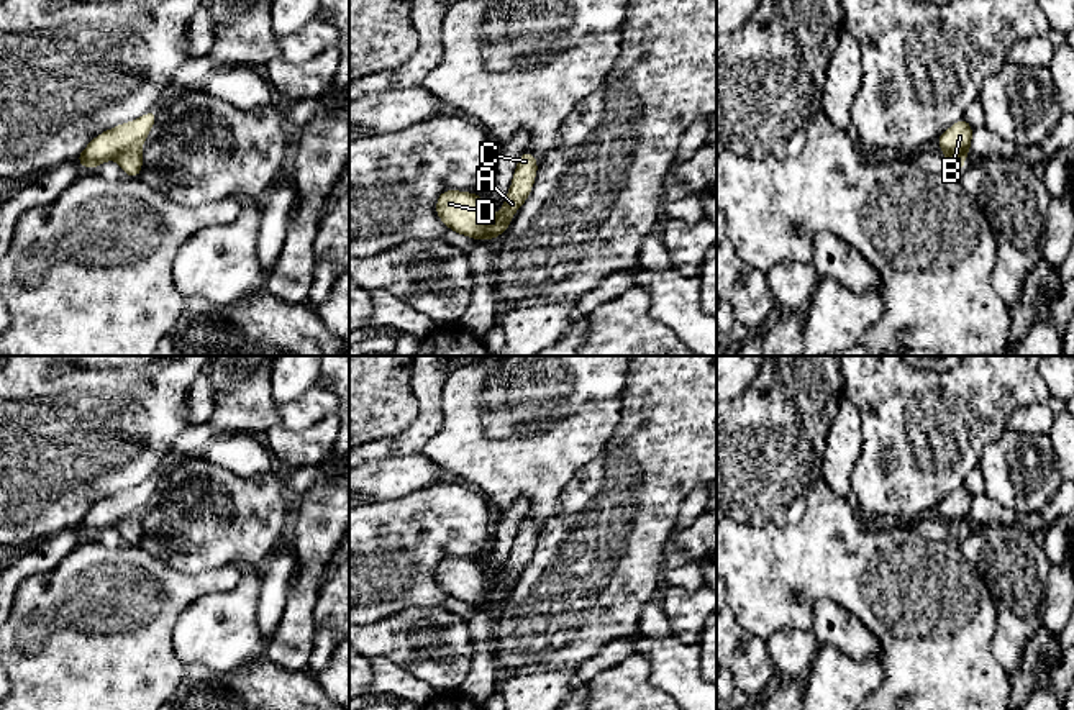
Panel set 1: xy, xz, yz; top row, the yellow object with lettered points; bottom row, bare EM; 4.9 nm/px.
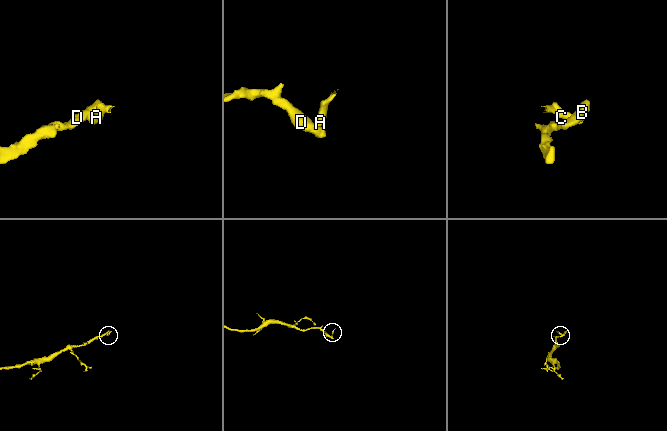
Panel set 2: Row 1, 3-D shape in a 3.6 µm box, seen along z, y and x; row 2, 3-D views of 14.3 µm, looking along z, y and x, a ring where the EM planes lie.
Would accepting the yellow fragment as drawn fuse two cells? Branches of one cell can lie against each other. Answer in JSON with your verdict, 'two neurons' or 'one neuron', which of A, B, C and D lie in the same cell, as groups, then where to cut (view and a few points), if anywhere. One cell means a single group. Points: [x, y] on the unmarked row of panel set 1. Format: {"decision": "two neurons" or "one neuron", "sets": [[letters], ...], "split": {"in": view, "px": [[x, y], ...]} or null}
{"decision": "two neurons", "sets": [["A", "C"], ["B", "D"]], "split": {"in": "xy", "px": [[138, 515], [130, 515], [115, 525]]}}

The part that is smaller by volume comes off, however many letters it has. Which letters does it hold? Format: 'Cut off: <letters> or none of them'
Cut off: A, C

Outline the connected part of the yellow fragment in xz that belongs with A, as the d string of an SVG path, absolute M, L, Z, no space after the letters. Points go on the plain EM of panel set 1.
M523 518L518 525L513 548L507 564L503 566L503 576L492 584L490 598L502 602L507 598L513 587L513 579L520 577L528 562L531 561L533 549L538 541L538 528L531 518Z

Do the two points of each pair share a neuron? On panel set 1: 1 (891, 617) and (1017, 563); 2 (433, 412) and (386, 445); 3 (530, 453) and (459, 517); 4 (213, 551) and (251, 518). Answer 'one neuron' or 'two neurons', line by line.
1: two neurons
2: one neuron
3: two neurons
4: one neuron

